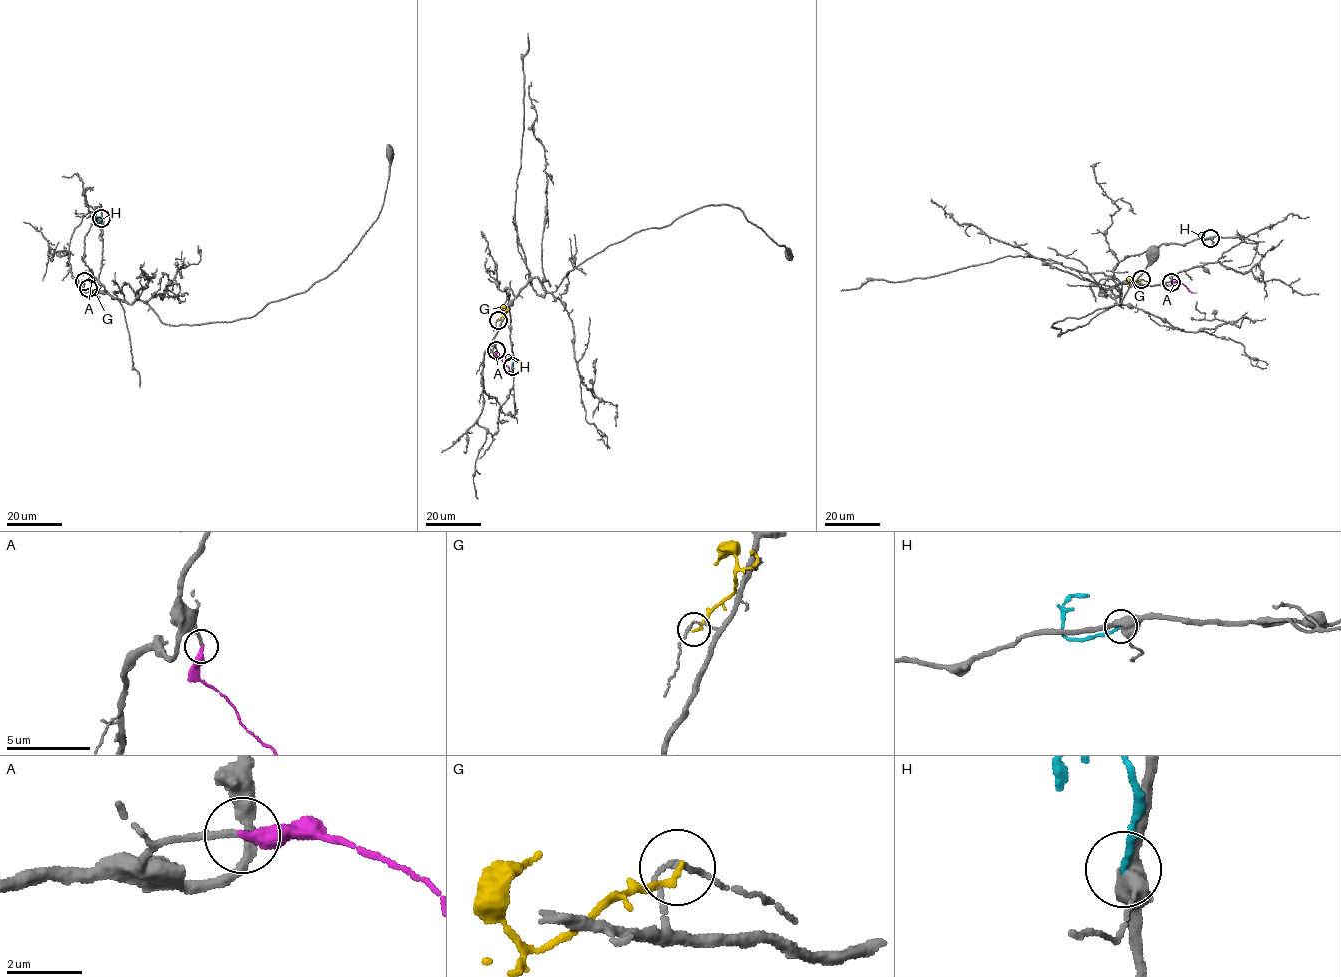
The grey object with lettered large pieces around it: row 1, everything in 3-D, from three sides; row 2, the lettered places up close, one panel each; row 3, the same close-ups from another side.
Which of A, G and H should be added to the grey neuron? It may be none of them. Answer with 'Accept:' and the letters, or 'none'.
Accept: A

